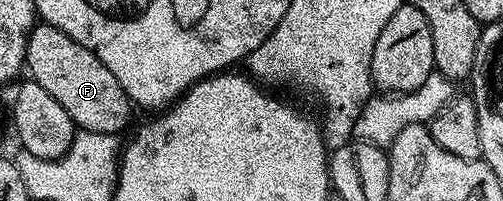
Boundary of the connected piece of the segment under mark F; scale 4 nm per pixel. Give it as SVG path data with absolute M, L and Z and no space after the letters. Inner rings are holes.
M43 21L37 22L28 35L24 62L26 71L32 74L29 75L31 82L42 85L42 89L46 89L46 93L50 93L50 97L70 113L79 130L115 136L116 131L122 130L127 123L130 100L122 85L118 85L114 73L110 73L110 69L106 69L90 49L66 37L62 29Z

